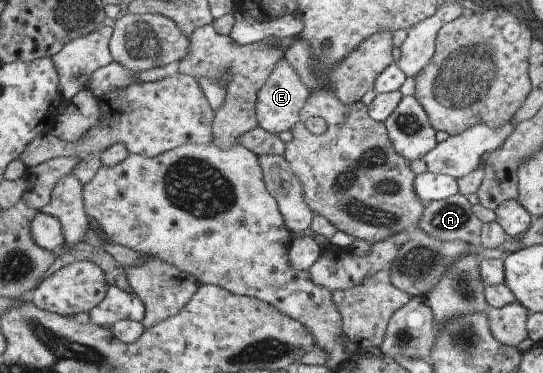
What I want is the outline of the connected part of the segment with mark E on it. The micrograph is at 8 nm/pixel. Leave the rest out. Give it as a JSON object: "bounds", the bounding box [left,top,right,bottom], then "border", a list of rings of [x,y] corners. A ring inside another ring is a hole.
{"bounds":[255,58,309,134],"border":[[[284,58],[280,59],[271,70],[266,82],[260,87],[255,100],[255,117],[257,126],[264,131],[277,134],[290,130],[299,117],[300,109],[309,96],[307,88],[302,84],[299,76]]]}

